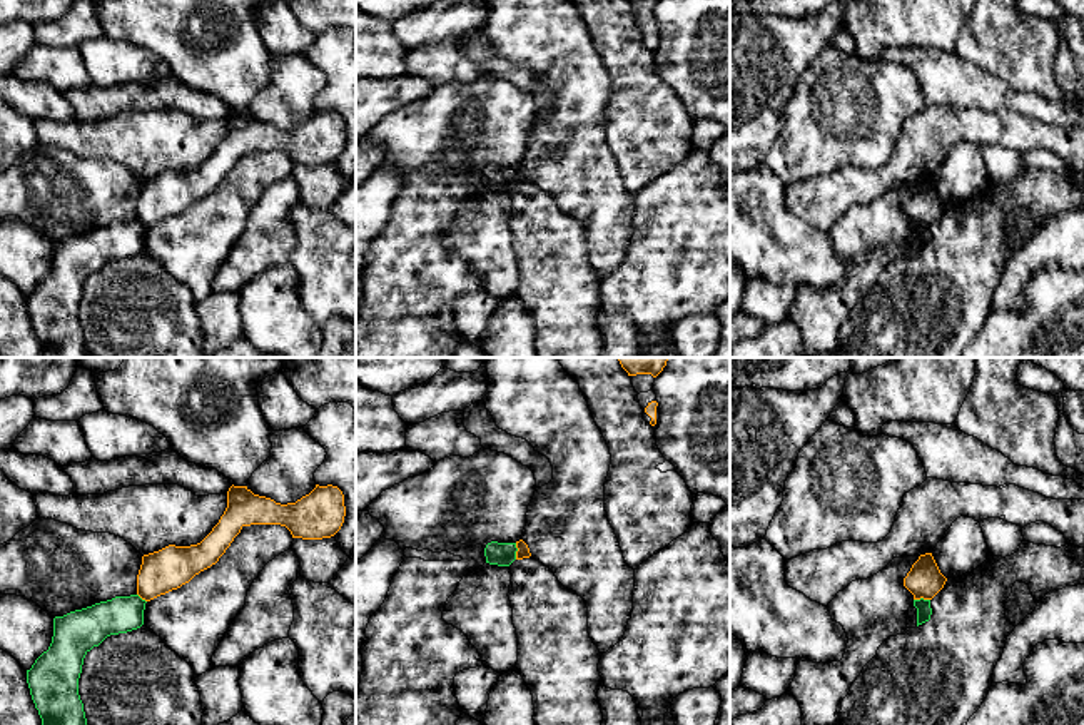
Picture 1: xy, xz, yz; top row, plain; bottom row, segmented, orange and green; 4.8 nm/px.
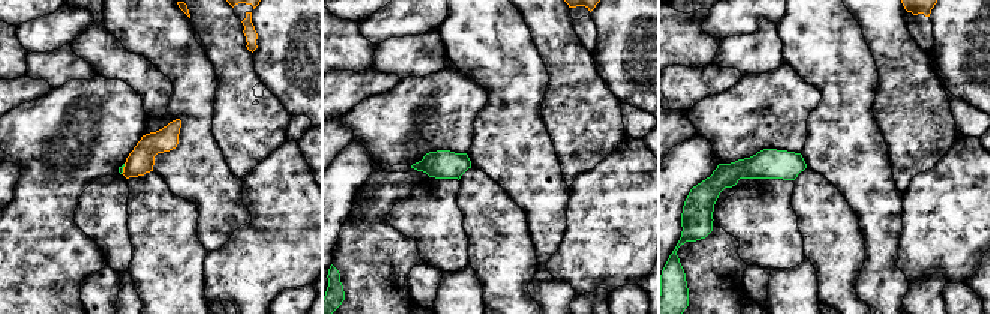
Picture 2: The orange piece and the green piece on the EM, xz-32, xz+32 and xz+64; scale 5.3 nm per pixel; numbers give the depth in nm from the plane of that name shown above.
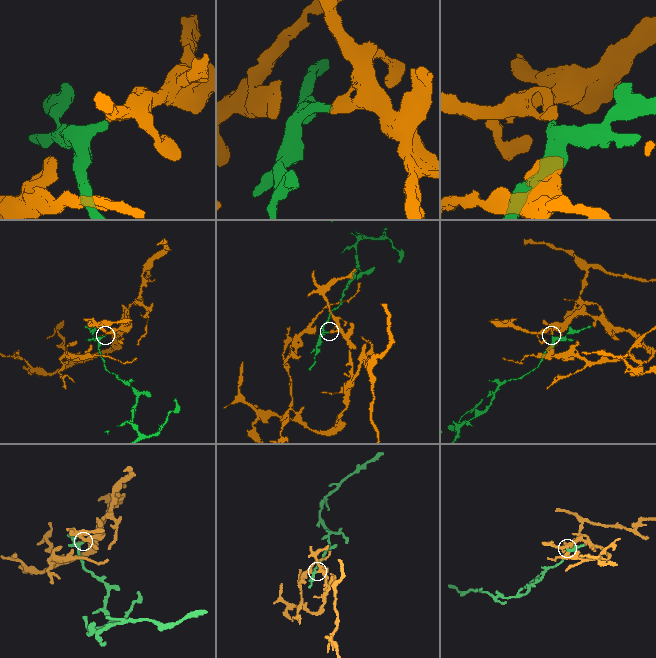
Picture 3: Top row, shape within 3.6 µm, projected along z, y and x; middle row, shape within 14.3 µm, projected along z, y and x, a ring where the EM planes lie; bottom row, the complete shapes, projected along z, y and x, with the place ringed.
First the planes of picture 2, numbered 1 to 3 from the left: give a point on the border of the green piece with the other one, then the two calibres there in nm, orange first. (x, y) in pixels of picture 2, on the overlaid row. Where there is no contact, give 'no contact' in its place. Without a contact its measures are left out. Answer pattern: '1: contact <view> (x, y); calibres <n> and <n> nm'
1: contact xz-32 (123, 169); calibres 140 and 30 nm
2: no contact
3: no contact

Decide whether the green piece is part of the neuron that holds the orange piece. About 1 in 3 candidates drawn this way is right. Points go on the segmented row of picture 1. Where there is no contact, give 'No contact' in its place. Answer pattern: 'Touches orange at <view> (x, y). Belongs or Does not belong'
Touches orange at xz (516, 552). Does not belong

